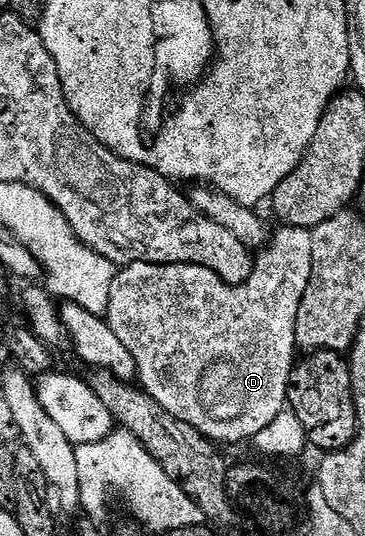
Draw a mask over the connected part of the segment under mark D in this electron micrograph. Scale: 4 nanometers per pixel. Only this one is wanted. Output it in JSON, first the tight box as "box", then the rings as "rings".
{"box":[104,226,314,445],"rings":[[[282,226],[279,229],[275,236],[273,233],[269,243],[257,253],[252,274],[244,284],[226,284],[212,270],[195,264],[150,264],[143,258],[125,265],[114,277],[109,308],[104,314],[104,319],[116,334],[116,338],[120,338],[124,346],[128,346],[128,350],[138,364],[140,384],[146,393],[156,398],[156,402],[160,402],[160,406],[164,406],[168,414],[180,418],[180,422],[188,422],[188,426],[205,432],[209,440],[221,442],[223,445],[224,443],[234,444],[237,440],[253,441],[254,436],[260,434],[260,430],[264,430],[264,426],[268,426],[272,418],[279,416],[287,407],[286,395],[290,389],[290,376],[294,372],[296,363],[296,355],[294,356],[294,352],[296,353],[296,320],[314,273],[314,259],[312,258],[314,233],[308,228]]]}

